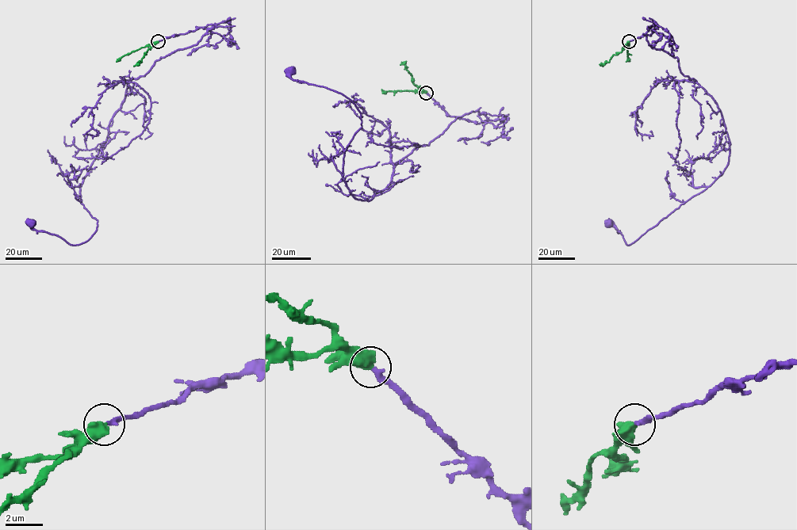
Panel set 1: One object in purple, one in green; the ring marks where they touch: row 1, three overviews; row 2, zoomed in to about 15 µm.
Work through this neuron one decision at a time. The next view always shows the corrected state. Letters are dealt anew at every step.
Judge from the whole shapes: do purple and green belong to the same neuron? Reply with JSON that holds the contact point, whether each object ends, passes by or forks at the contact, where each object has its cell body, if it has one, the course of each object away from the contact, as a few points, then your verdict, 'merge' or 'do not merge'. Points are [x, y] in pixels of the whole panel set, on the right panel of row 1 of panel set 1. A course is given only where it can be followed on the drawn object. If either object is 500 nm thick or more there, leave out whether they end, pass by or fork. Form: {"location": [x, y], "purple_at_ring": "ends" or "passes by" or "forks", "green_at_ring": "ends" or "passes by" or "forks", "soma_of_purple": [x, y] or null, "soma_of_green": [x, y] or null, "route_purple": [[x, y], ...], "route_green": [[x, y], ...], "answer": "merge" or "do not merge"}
{"location": [629, 41], "soma_of_purple": [609, 223], "soma_of_green": null, "route_purple": [[629, 41], [657, 25], [648, 44], [676, 57], [711, 97], [729, 161], [634, 242], [609, 223]], "route_green": [[629, 41], [626, 61]], "answer": "merge"}

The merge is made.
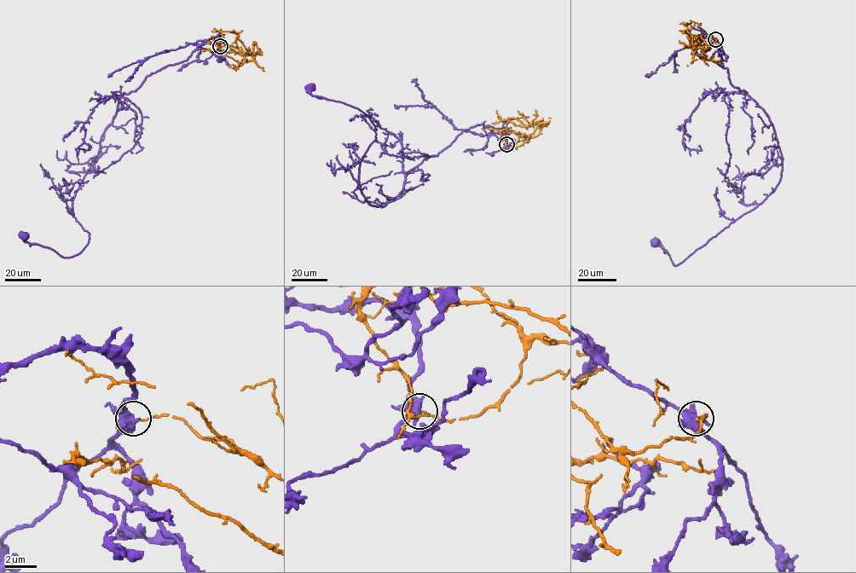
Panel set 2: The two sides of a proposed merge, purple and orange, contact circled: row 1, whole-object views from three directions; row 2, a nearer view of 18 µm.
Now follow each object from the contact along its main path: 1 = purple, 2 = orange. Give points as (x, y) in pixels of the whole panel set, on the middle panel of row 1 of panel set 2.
1: (506, 144), (482, 124), (463, 130), (407, 171), (396, 197), (373, 205), (358, 170), (374, 125), (310, 88)
2: (506, 144), (512, 145), (520, 136), (536, 136), (540, 124), (527, 136), (502, 130), (504, 147)

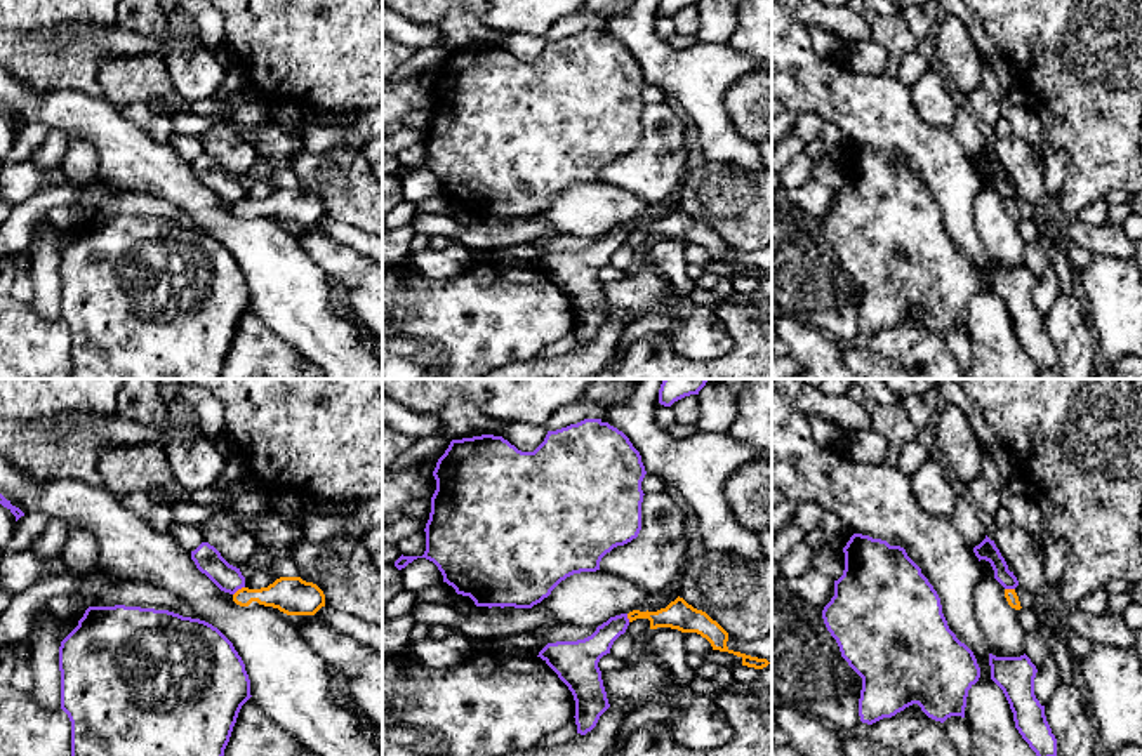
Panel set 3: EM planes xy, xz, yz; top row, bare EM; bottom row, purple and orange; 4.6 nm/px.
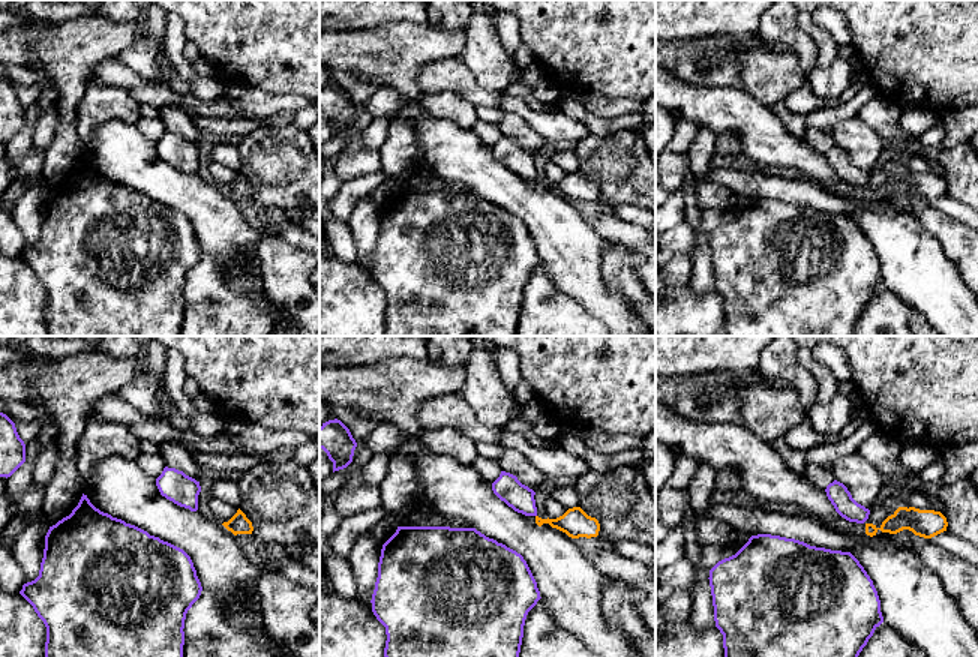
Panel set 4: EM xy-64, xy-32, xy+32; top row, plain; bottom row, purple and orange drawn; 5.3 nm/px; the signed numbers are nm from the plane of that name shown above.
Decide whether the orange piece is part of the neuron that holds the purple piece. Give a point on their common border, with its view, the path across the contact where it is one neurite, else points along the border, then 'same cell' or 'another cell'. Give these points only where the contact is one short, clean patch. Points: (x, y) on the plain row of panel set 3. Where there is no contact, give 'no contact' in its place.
xy (239, 198) | along xy (244, 197), (233, 205) | another cell

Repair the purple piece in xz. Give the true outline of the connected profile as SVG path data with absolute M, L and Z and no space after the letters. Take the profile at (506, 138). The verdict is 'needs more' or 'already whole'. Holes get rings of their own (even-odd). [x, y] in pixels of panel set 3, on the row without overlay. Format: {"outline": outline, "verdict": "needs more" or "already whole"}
{"outline": "M584 30L548 42L534 63L521 63L494 45L452 50L433 82L436 101L424 139L426 162L422 167L402 165L395 177L402 181L414 170L426 169L438 177L443 193L457 205L469 207L476 217L532 219L561 191L574 184L600 181L607 163L638 148L645 85L641 66L629 49L601 30Z", "verdict": "already whole"}

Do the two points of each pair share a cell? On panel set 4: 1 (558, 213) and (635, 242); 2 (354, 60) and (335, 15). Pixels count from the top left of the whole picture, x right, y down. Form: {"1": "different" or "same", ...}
{"1": "different", "2": "different"}

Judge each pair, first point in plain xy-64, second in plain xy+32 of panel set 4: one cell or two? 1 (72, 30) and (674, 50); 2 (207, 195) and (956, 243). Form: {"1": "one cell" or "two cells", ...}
{"1": "one cell", "2": "two cells"}

